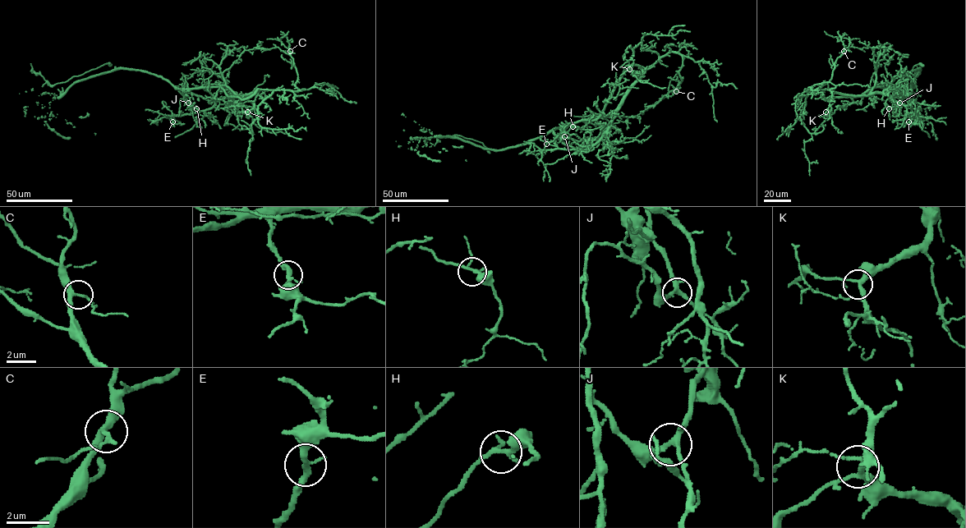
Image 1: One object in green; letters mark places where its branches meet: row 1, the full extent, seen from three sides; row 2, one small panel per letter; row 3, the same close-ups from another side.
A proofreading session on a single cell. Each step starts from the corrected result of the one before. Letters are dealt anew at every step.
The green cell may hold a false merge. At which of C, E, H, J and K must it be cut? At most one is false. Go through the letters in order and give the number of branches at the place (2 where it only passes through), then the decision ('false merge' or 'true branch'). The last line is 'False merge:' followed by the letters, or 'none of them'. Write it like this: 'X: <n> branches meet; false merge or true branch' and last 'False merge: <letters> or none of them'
C: 3 branches meet; true branch
E: 3 branches meet; true branch
H: 3 branches meet; true branch
J: 3 branches meet; true branch
K: 3 branches meet; true branch
False merge: none of them

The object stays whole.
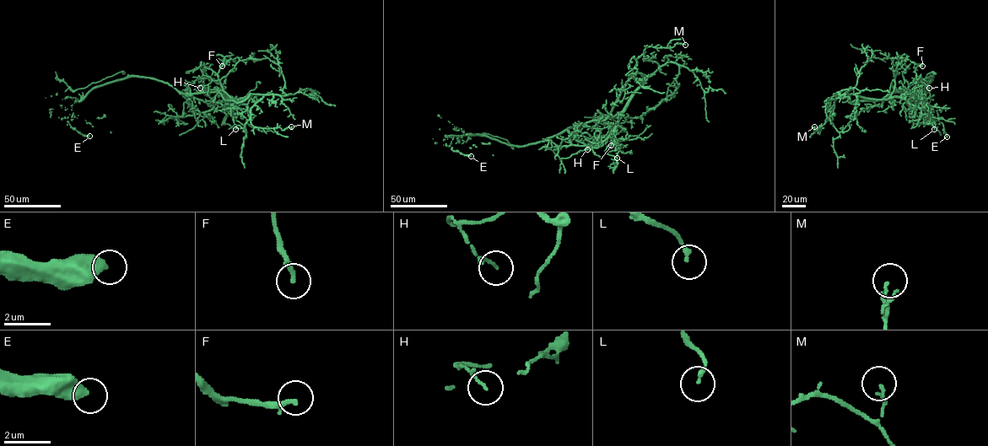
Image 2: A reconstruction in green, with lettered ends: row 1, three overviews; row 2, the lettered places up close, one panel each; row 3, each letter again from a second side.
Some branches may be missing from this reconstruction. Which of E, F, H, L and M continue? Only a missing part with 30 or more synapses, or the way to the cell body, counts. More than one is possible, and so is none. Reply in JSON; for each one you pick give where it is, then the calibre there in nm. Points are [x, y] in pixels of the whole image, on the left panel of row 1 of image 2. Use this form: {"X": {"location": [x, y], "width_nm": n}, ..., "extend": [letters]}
{"extend": []}

